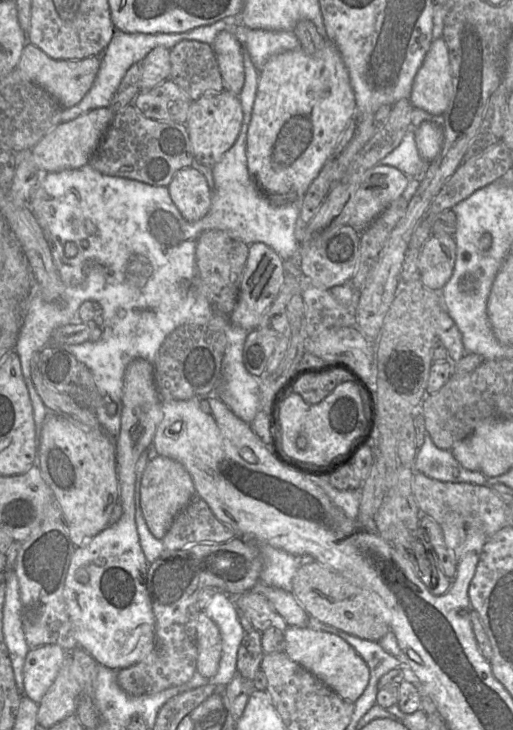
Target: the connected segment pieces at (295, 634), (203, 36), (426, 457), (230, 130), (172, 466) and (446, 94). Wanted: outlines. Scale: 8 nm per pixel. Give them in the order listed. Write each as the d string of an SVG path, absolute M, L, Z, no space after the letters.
M308 626L288 628L283 632L284 653L312 673L342 699L354 703L366 690L370 672L365 661L342 638L337 635L312 629Z
M219 20L210 25L204 25L183 33L125 33L120 30L114 31L111 41L104 50L103 58L100 60L100 67L94 82L83 97L83 99L73 107L63 108L61 122L68 122L93 109L109 107L112 98L117 91L127 70L135 63L140 63L144 57L155 47L163 46L172 49L176 44L184 40L194 40L208 45L212 45L218 32L228 27L223 20Z
M428 434L417 451L413 469L432 479L450 483L486 485L488 478L492 478L463 468L450 450L437 448Z
M225 90L205 94L191 102L186 128L194 160L207 167L213 167L235 143L242 121L243 112L238 97Z
M156 456L149 461L140 484L140 506L151 534L162 540L174 518L195 495L195 487L189 472L178 461Z
M442 37L433 40L412 84L410 102L414 108L425 110L433 116L444 114L452 96L452 73L447 45Z

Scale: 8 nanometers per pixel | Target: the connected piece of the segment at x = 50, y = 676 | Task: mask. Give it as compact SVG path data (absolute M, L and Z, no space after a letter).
M46 644L28 652L23 666L24 695L39 704L66 659L63 648Z

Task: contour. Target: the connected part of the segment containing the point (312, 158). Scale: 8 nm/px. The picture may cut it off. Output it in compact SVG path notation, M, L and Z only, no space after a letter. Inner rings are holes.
M324 37L324 45L314 55L306 54L301 48L283 52L272 56L260 70L256 97L252 109L251 122L247 132L246 156L247 167L257 188L270 199L273 204L302 204L302 200L312 182L320 173L324 164L331 158L342 134L351 121L356 120L356 101L353 88L351 86L349 72L343 62L341 54L336 45Z

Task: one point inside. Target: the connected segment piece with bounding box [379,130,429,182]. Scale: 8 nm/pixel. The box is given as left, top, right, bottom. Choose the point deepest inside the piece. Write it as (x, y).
(405, 157)

